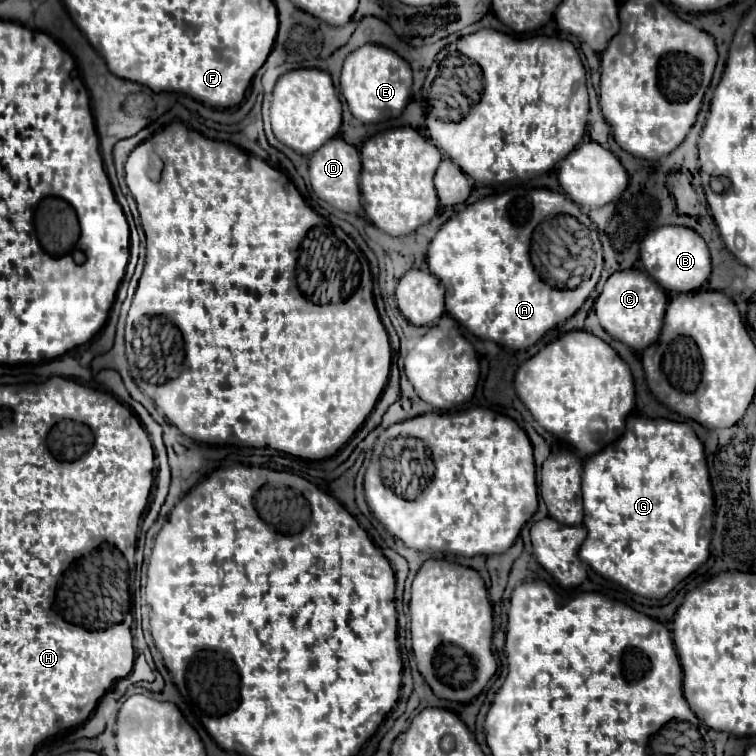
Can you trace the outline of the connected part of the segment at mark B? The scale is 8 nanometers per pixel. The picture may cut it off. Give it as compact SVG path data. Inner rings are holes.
M665 225L650 231L641 245L641 263L645 271L655 277L655 281L659 281L665 291L671 293L695 291L707 281L711 273L711 255L707 243L697 231L679 225Z

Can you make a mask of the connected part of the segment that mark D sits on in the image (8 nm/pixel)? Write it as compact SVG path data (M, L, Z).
M341 137L329 139L321 149L317 149L309 157L309 179L311 179L311 187L315 195L327 201L331 207L347 211L347 213L357 213L361 207L359 171L361 171L359 151L353 145L345 143Z

